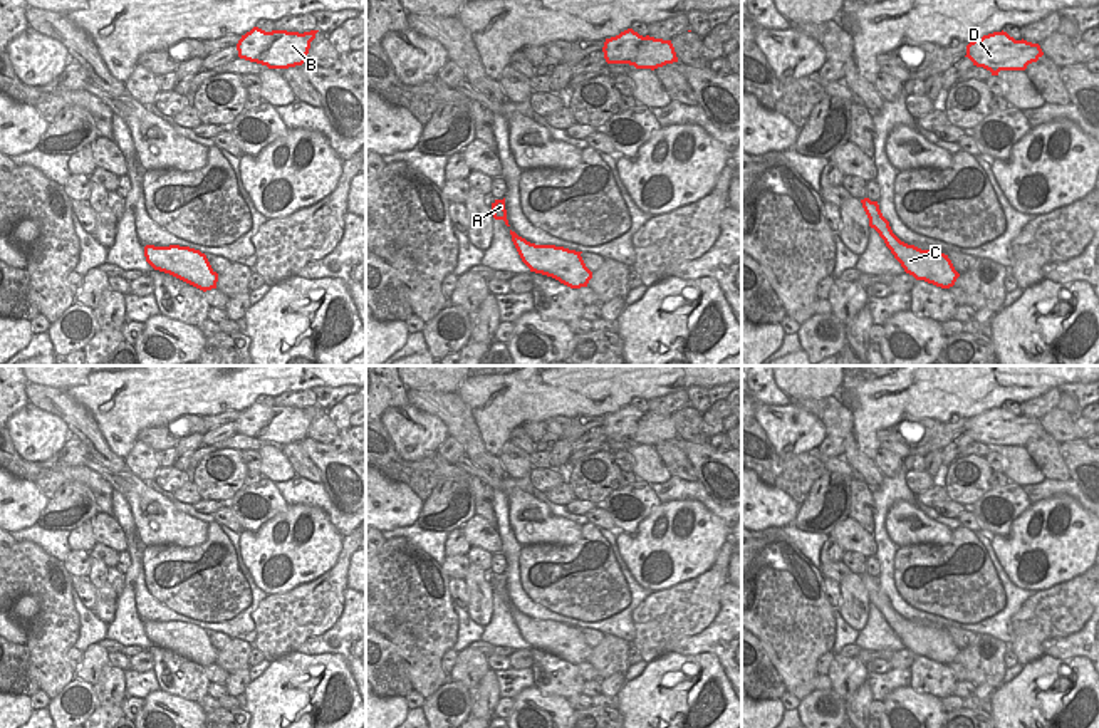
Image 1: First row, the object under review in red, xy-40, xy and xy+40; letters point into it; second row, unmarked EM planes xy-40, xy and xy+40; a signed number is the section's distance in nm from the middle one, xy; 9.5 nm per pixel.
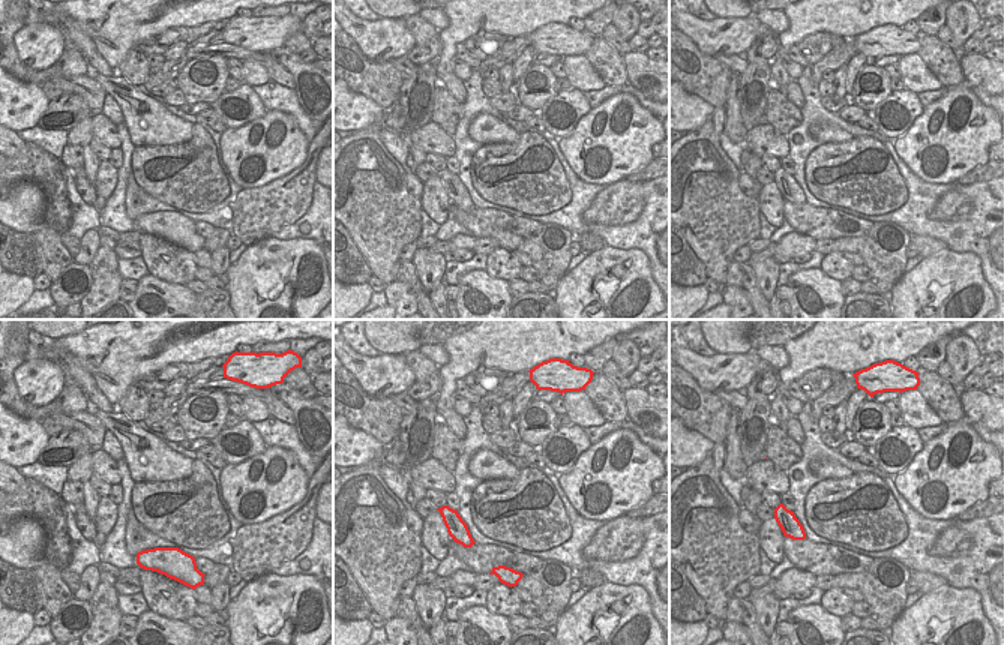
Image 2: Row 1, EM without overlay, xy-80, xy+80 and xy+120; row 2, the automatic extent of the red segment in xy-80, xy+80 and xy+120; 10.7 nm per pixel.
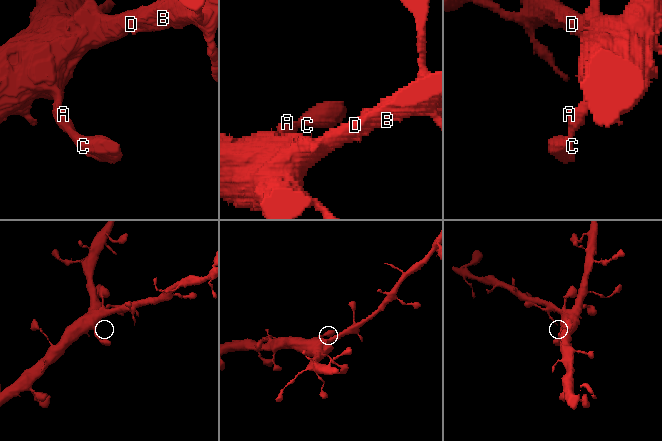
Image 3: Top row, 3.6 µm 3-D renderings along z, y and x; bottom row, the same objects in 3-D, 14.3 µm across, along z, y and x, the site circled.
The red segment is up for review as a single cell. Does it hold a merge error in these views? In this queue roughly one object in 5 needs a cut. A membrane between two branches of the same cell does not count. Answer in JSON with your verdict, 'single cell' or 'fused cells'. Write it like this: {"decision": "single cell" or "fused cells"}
{"decision": "single cell"}

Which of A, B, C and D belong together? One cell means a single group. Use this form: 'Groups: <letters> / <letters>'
Groups: A B C D.

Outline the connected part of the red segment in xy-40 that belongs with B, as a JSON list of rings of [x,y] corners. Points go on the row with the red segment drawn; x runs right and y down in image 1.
[[[253,27],[237,44],[238,57],[267,65],[268,69],[289,69],[307,62],[310,42],[319,30],[310,32],[265,32]]]

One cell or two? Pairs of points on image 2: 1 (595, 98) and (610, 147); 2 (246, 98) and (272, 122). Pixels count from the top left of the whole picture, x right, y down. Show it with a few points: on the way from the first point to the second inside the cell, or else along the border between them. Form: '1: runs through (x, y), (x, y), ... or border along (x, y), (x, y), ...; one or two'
1: border along (632, 95), (614, 93), (592, 110); two
2: border along (267, 111), (236, 128), (231, 126); two

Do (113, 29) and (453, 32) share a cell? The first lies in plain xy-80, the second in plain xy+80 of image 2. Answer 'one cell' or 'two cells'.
one cell

